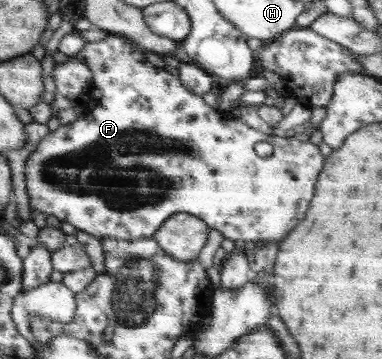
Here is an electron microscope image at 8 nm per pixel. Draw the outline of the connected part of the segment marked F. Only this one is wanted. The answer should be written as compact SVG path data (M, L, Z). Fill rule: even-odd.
M107 34L102 40L86 43L86 47L82 47L79 53L72 58L86 64L90 68L94 80L95 88L99 88L102 97L98 100L94 110L87 112L86 118L77 120L69 125L60 125L55 131L49 132L36 146L33 153L30 153L26 160L25 176L26 189L28 189L28 197L30 198L30 207L42 211L44 215L55 216L60 221L66 221L68 224L76 227L78 230L90 233L96 238L102 239L120 239L134 241L146 237L152 237L156 234L167 219L171 219L174 215L187 213L200 220L205 221L210 229L218 230L224 238L230 240L253 241L261 246L265 243L279 244L296 228L296 224L300 224L300 220L304 218L310 200L314 196L314 188L318 182L320 171L325 168L325 158L320 153L318 145L307 142L298 141L291 134L286 138L276 135L268 135L258 131L254 127L247 125L244 121L234 118L228 118L224 111L214 109L206 102L203 97L196 93L188 92L184 85L180 84L176 76L172 76L170 72L162 70L162 67L153 65L144 56L145 52L140 49L134 41L128 37L116 34ZM258 142L268 142L272 145L272 155L268 157L260 157L254 151L255 144Z

